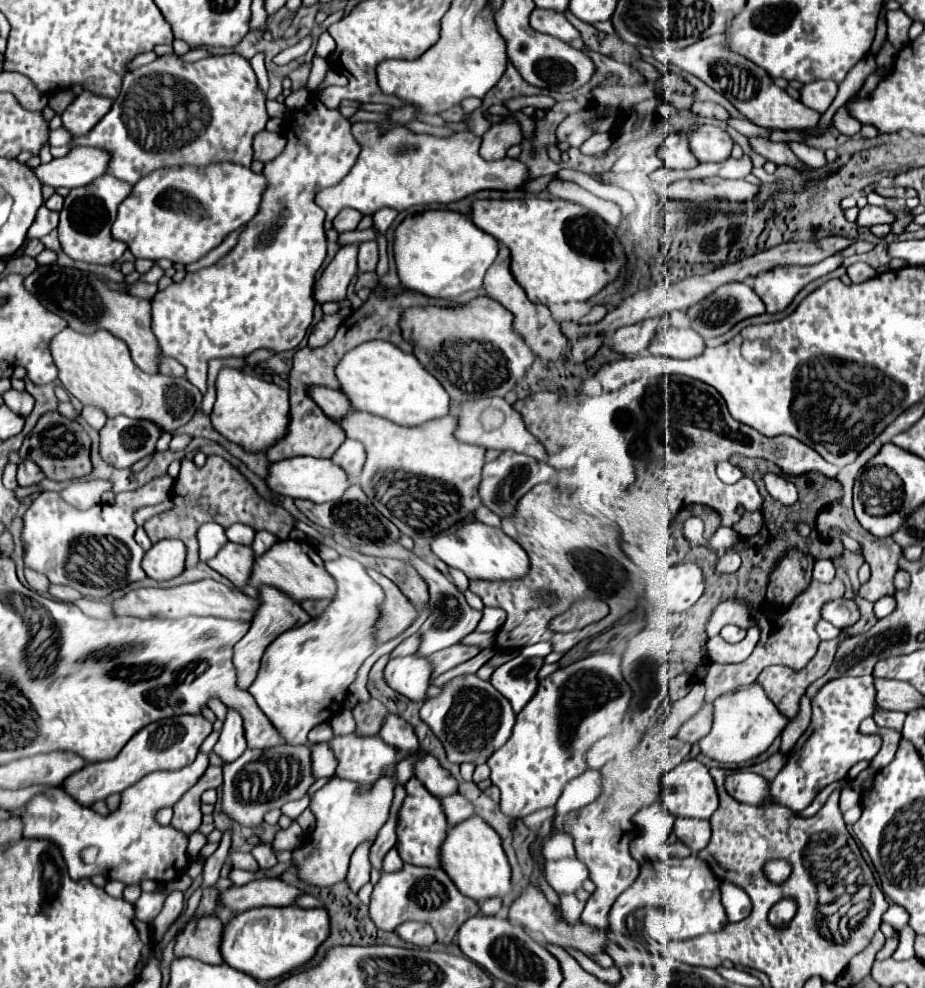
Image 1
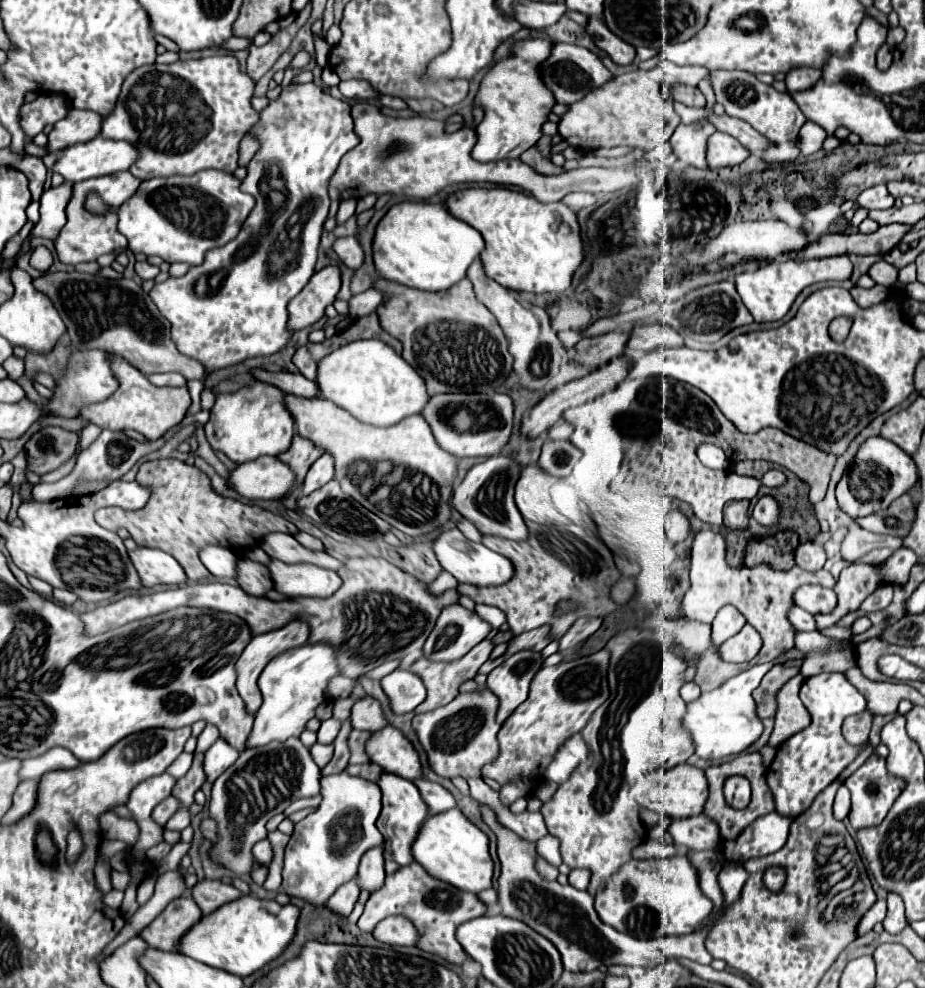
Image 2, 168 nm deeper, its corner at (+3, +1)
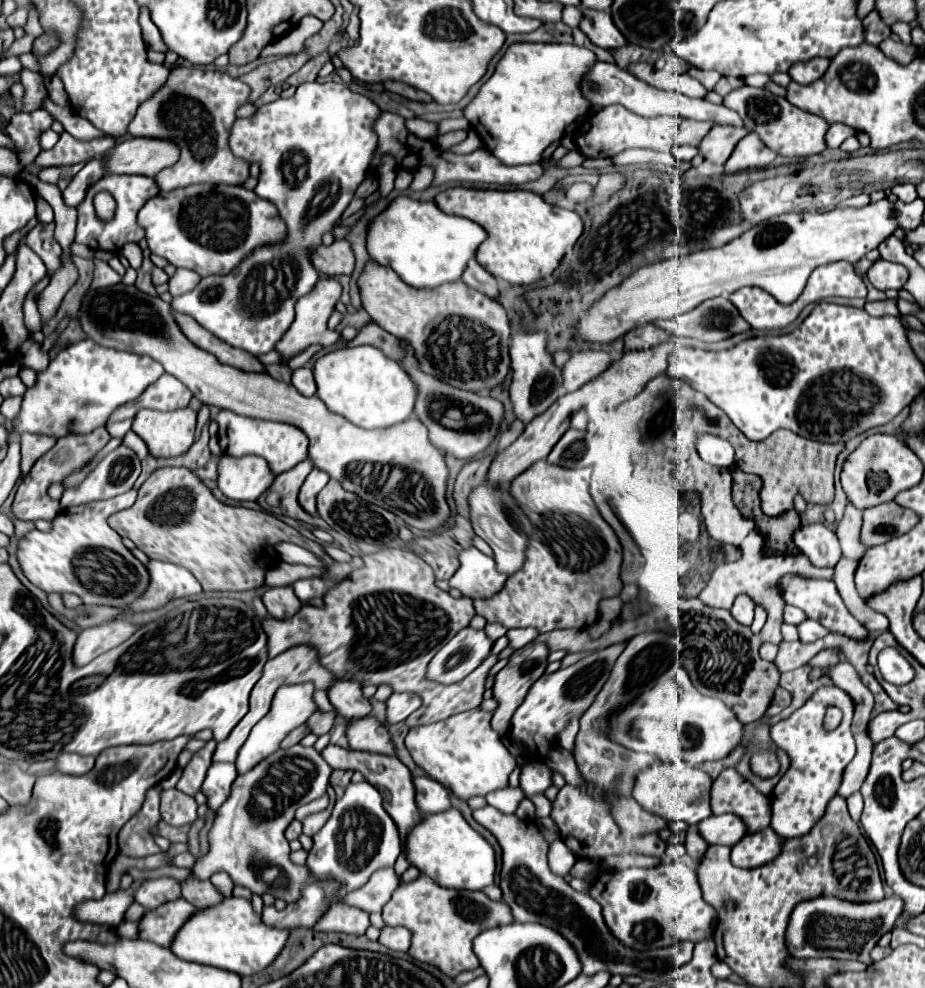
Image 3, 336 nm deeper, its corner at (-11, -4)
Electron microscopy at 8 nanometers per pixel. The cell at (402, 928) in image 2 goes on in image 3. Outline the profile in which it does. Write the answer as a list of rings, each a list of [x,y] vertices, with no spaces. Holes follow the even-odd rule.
[[[385,927],[379,935],[379,943],[393,951],[407,951],[411,945],[411,933],[405,927]]]

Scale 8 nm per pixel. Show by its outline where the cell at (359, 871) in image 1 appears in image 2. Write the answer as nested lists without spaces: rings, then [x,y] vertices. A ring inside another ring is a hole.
[[[357,876],[349,882],[345,882],[341,888],[337,888],[337,892],[329,898],[327,906],[331,910],[335,910],[337,914],[343,914],[343,916],[349,916],[355,902],[359,898],[359,884],[357,884]]]

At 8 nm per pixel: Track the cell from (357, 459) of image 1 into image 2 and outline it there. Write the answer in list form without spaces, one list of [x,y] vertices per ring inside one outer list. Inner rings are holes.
[[[323,454],[307,472],[303,494],[311,494],[313,490],[325,486],[335,476],[335,458],[331,454]]]

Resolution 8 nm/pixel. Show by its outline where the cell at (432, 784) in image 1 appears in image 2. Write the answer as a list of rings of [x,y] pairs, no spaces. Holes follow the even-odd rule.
[[[387,726],[385,730],[379,730],[371,736],[371,740],[367,742],[367,754],[375,764],[383,766],[387,772],[393,772],[401,778],[423,778],[419,752],[393,726]]]

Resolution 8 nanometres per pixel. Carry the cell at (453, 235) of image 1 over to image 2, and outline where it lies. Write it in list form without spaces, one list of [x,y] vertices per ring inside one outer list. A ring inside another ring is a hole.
[[[401,202],[395,204],[377,226],[373,240],[373,260],[381,278],[409,288],[437,292],[449,290],[461,282],[471,262],[479,258],[483,248],[483,236],[463,220],[457,220],[453,214],[449,214],[445,206]]]

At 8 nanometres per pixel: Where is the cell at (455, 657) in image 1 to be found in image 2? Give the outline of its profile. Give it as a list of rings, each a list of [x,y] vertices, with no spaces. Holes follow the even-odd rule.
[[[349,558],[347,564],[339,570],[343,578],[343,586],[329,598],[295,598],[273,602],[267,598],[257,598],[243,592],[239,586],[229,586],[221,582],[209,584],[193,584],[193,586],[177,586],[171,590],[145,594],[145,596],[125,596],[113,604],[99,606],[91,612],[81,614],[85,622],[87,634],[101,634],[133,620],[143,620],[149,616],[157,616],[181,606],[193,608],[209,608],[217,612],[227,612],[243,618],[253,634],[261,634],[265,630],[275,630],[277,626],[285,626],[289,620],[305,620],[311,628],[311,642],[317,638],[325,638],[337,646],[337,660],[341,662],[341,674],[349,678],[359,678],[379,666],[385,660],[399,658],[399,668],[415,672],[421,676],[427,686],[427,698],[421,702],[415,712],[431,712],[439,706],[445,706],[459,694],[459,684],[475,678],[481,664],[489,658],[493,650],[491,640],[483,640],[473,647],[457,664],[439,664],[425,658],[421,646],[433,628],[441,606],[449,606],[449,602],[457,602],[457,590],[447,590],[443,596],[435,598],[427,592],[427,586],[417,582],[413,576],[401,572],[393,564],[383,558]]]

